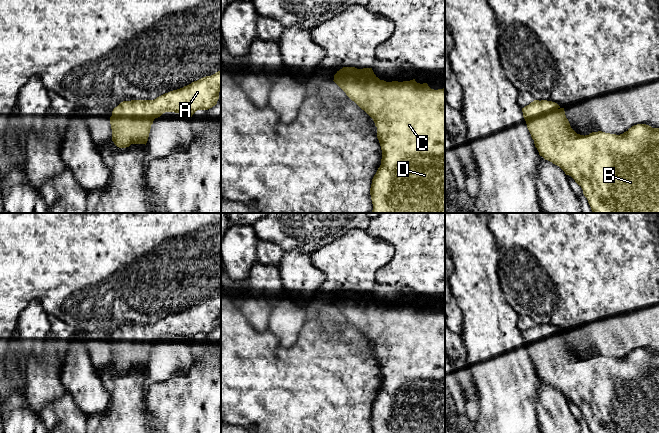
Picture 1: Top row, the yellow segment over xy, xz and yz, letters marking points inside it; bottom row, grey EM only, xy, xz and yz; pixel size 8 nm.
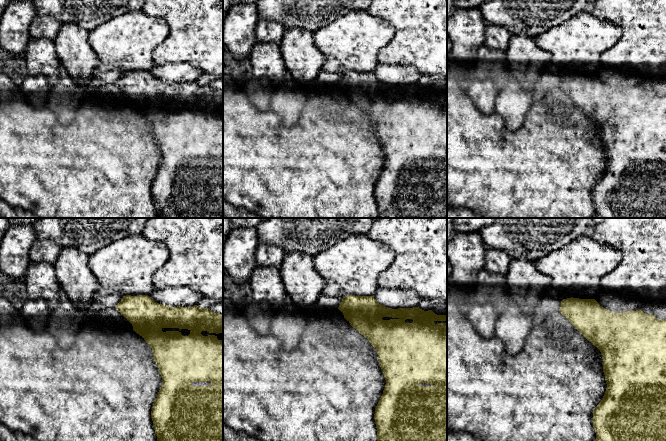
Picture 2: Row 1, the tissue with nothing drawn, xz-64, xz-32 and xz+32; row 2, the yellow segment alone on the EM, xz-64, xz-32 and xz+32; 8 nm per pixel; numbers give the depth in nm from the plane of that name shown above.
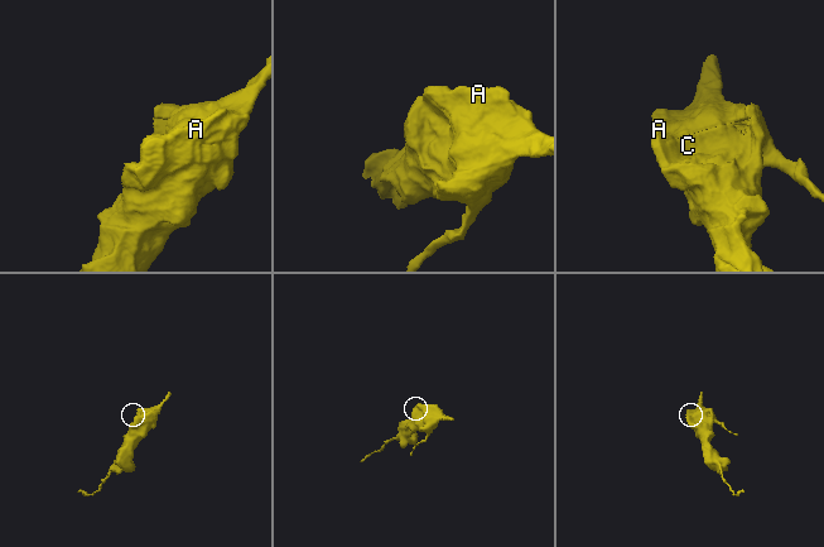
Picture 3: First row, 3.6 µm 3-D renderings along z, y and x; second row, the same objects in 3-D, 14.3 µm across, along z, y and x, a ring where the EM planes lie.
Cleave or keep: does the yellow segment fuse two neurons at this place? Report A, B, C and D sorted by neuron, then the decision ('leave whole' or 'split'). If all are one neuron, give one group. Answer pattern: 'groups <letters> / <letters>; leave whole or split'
groups A B C D; leave whole

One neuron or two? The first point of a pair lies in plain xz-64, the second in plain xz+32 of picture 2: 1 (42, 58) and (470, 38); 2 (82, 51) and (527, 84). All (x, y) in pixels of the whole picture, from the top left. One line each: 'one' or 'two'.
1: two
2: one

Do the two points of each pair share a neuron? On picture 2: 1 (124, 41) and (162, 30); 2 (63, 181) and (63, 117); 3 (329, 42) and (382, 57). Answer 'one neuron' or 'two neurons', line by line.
1: one neuron
2: two neurons
3: two neurons

